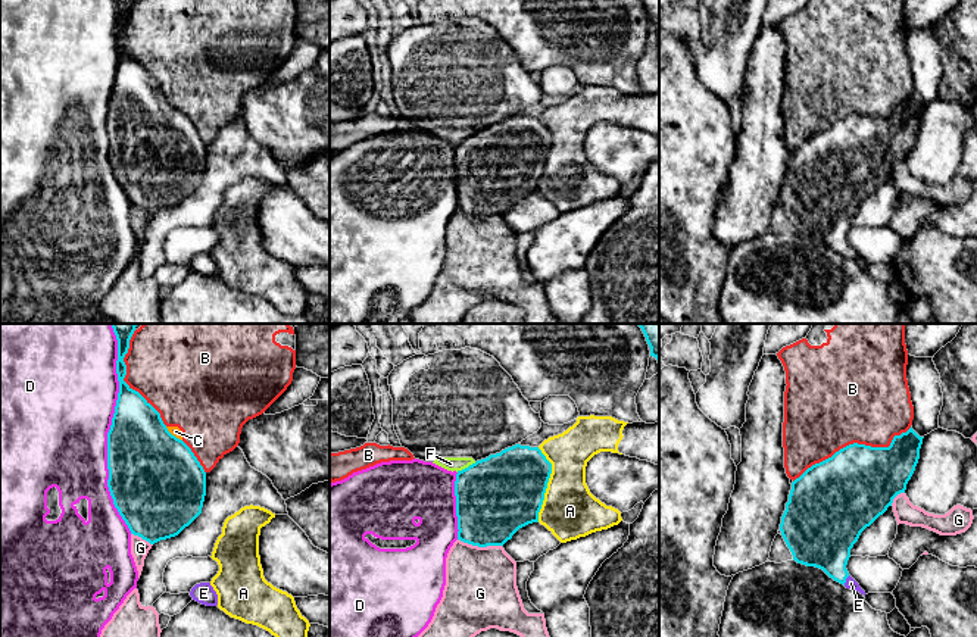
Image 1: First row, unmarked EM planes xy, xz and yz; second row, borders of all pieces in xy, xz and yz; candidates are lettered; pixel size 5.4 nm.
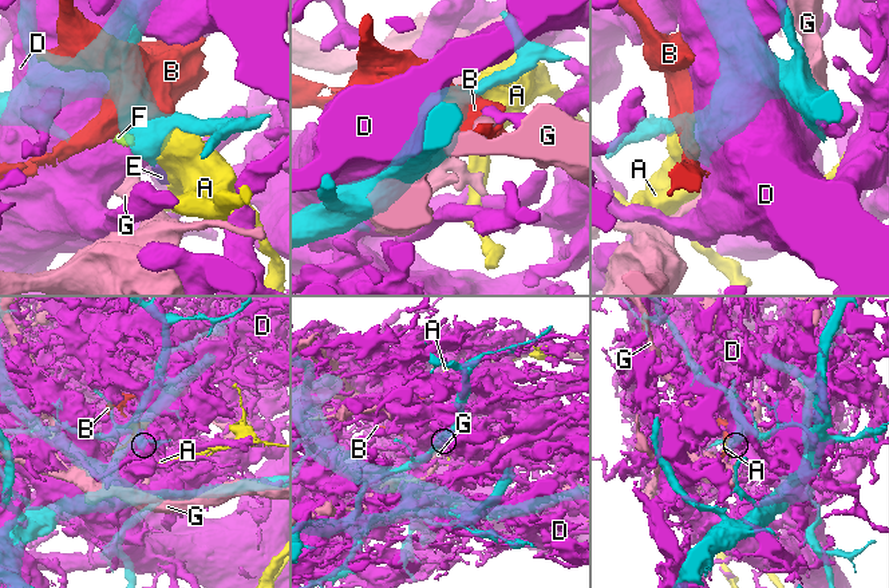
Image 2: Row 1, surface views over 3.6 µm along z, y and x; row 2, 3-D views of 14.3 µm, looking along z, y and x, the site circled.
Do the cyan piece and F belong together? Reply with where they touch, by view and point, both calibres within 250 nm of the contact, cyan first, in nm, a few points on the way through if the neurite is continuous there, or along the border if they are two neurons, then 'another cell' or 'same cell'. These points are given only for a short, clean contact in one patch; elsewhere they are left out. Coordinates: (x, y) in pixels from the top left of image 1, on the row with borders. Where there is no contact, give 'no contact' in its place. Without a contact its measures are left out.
meets cyan in xz at (465, 468); 440 nm thick on the cyan side, 80 nm on the other; border along xz (475, 462), (456, 471); another cell

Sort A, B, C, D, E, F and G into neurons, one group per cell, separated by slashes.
A / B C / D / E / F / G

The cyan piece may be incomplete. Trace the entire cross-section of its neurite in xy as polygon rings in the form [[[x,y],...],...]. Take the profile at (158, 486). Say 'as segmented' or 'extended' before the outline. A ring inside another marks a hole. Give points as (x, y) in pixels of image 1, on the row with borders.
as segmented | [[[112,324],[118,340],[119,393],[107,433],[107,487],[131,534],[154,544],[178,535],[202,513],[206,472],[191,449],[168,431],[160,413],[124,381],[127,375],[124,357],[135,327],[137,324]]]

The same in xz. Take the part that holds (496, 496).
as segmented | [[[521,444],[458,471],[458,540],[503,546],[519,528],[539,522],[550,474],[541,450]]]

